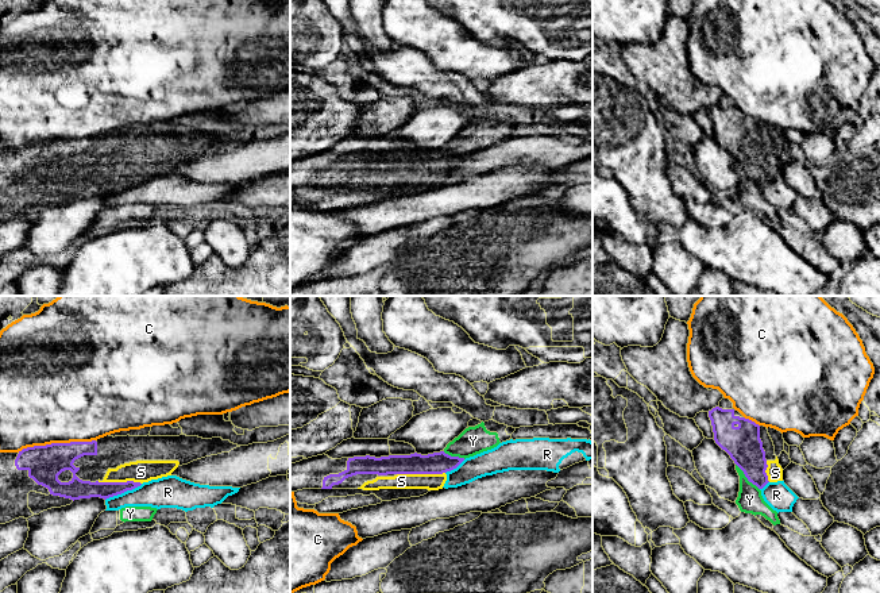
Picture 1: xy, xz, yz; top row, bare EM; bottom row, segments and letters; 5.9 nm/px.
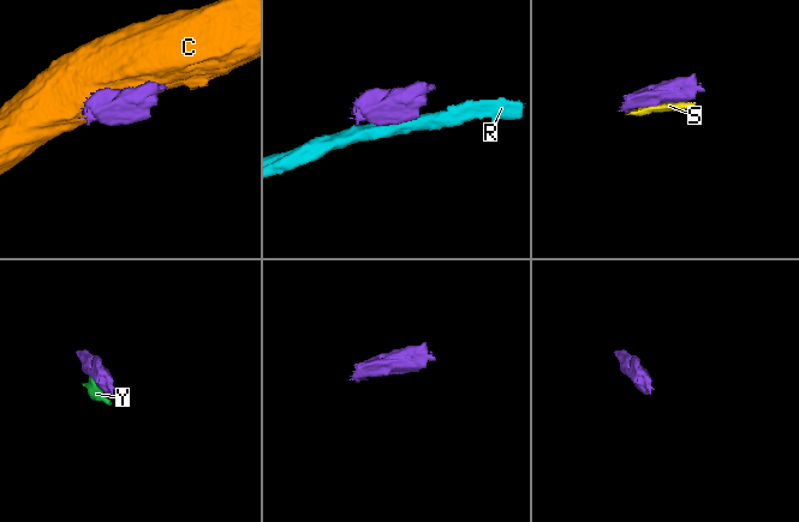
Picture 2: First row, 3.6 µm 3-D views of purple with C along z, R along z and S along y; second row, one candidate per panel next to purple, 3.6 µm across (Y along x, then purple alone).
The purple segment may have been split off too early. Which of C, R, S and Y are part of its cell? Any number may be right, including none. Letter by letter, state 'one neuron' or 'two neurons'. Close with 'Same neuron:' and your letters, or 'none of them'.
C: two neurons
R: two neurons
S: one neuron
Y: two neurons
Same neuron: S

